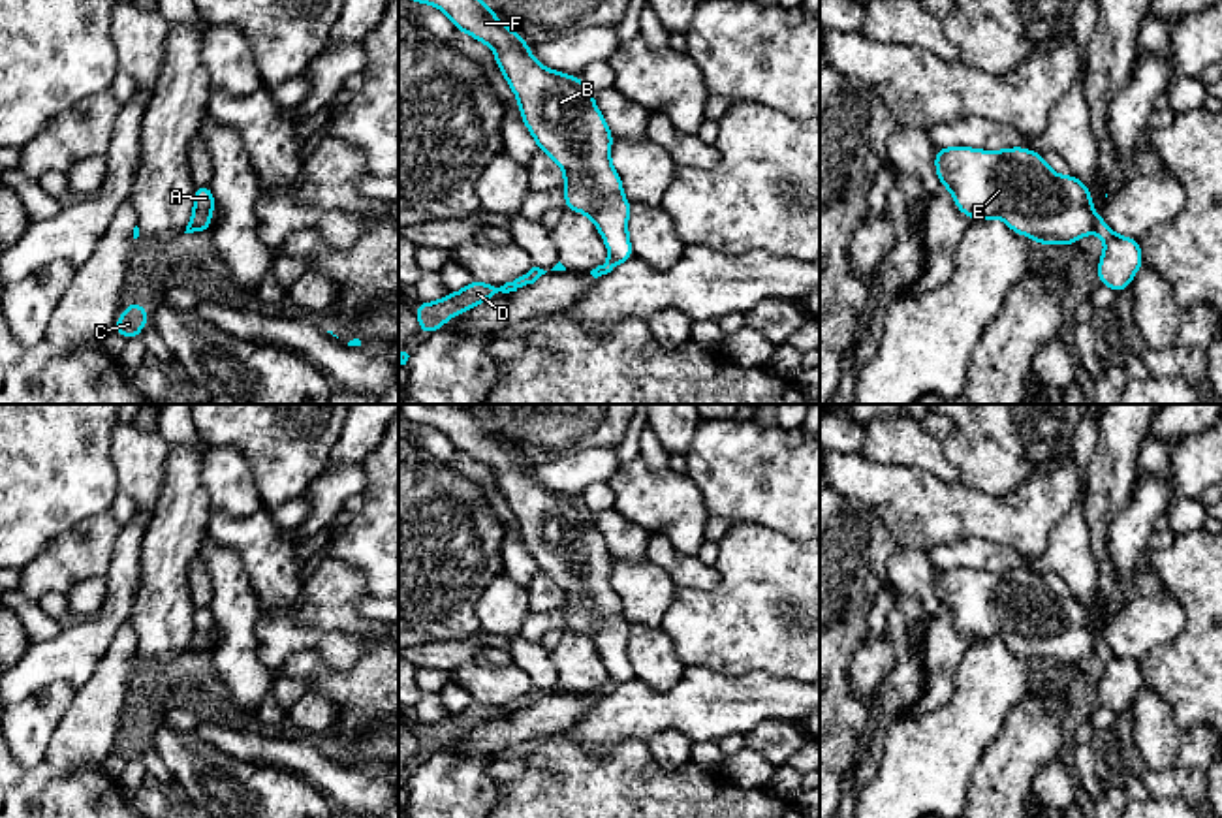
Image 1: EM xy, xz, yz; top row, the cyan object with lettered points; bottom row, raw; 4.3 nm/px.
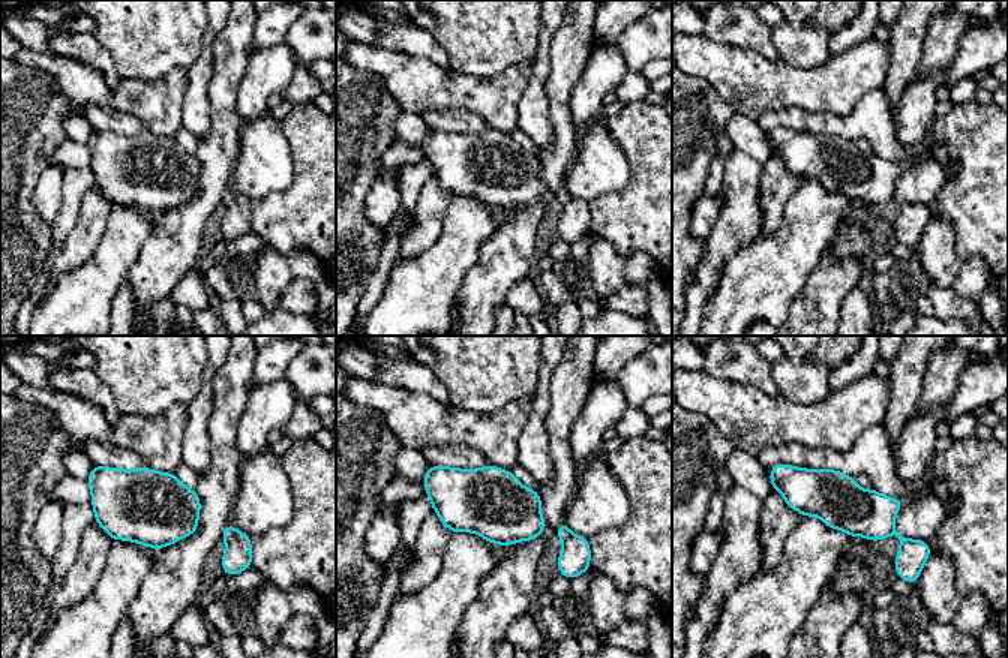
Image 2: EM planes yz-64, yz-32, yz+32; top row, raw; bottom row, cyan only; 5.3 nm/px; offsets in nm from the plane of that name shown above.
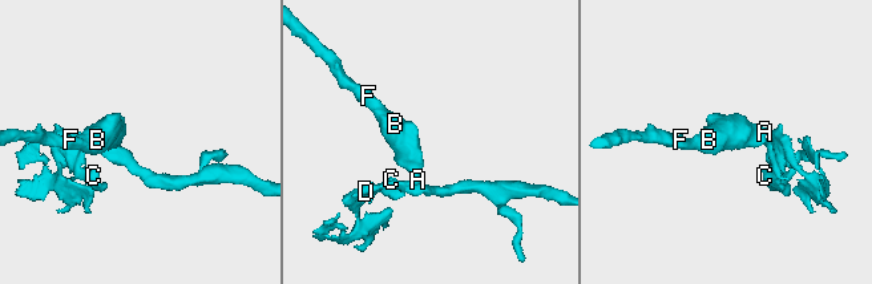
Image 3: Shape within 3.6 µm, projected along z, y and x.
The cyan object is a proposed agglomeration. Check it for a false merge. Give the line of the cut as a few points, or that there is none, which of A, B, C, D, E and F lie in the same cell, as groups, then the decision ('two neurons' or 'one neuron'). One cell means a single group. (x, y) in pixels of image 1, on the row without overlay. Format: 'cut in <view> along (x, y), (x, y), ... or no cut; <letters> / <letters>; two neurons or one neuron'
cut in yz along (1098, 638), (1093, 651); A B E F / C D; two neurons

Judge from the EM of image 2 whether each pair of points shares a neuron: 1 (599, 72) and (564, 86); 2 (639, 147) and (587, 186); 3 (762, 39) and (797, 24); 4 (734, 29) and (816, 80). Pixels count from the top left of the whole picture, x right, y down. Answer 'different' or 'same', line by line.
1: different
2: different
3: different
4: different

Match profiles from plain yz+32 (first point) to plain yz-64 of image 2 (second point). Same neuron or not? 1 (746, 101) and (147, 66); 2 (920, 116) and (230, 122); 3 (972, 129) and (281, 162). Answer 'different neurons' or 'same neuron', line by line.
1: different neurons
2: different neurons
3: different neurons

